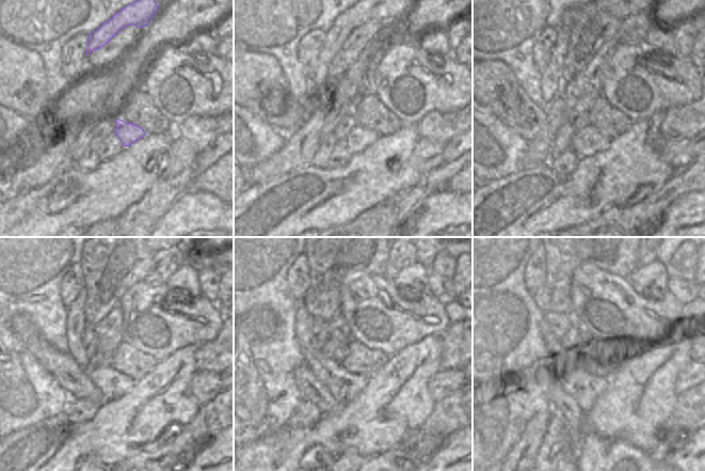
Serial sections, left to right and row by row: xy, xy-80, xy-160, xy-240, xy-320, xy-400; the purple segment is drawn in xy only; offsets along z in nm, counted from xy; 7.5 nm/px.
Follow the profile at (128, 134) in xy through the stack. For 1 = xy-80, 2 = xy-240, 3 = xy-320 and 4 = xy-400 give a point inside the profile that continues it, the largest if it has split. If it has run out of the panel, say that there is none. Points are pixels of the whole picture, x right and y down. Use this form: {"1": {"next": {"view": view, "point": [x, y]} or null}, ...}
{"1": {"next": {"view": "xy-80", "point": [358, 139]}}, "2": {"next": {"view": "xy-240", "point": [110, 383]}}, "3": {"next": {"view": "xy-320", "point": [345, 386]}}, "4": {"next": {"view": "xy-400", "point": [587, 387]}}}

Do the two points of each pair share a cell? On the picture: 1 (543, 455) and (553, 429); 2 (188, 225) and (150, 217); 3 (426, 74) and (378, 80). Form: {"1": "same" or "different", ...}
{"1": "same", "2": "different", "3": "same"}

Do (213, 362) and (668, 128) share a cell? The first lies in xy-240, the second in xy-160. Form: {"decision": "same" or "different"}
{"decision": "same"}

